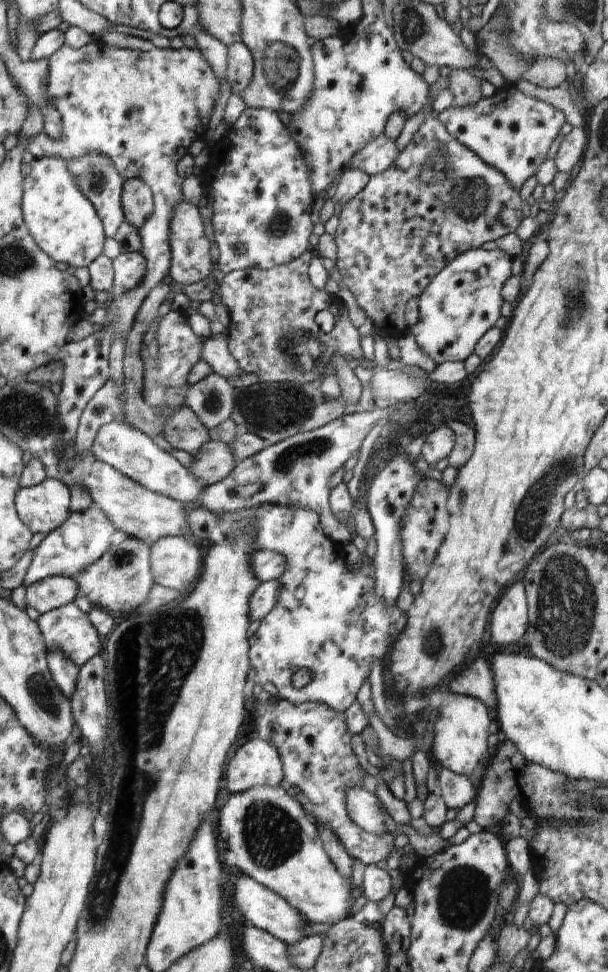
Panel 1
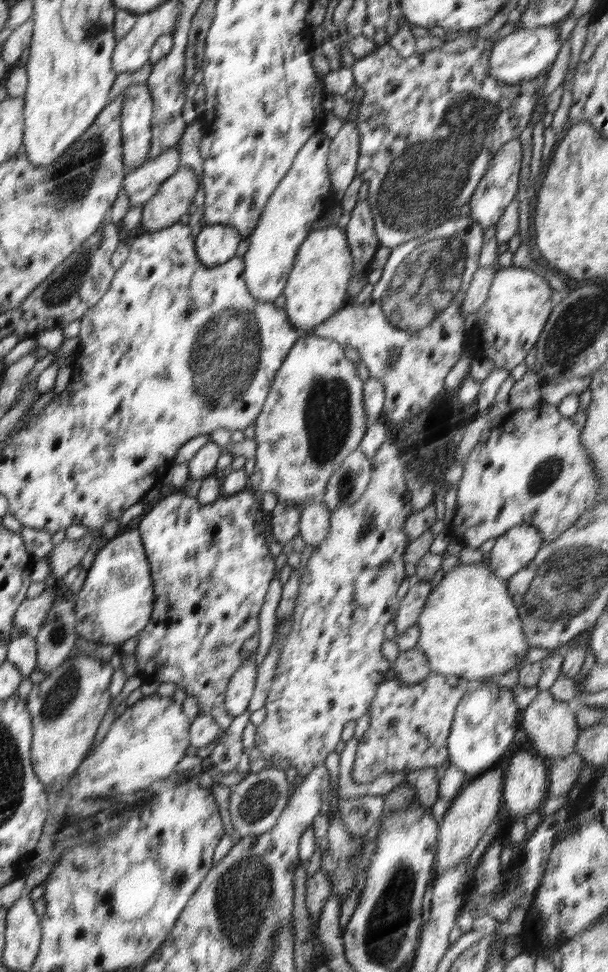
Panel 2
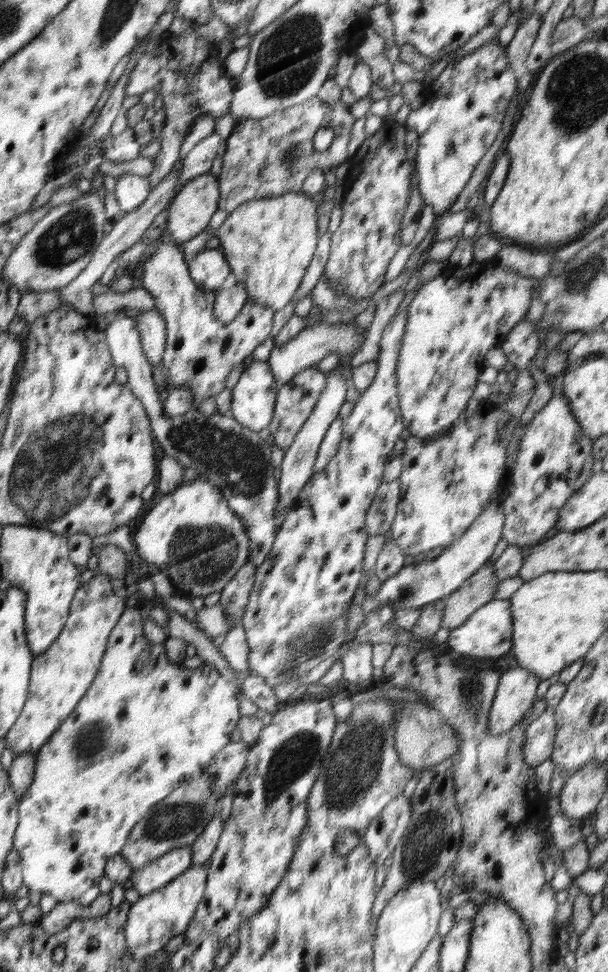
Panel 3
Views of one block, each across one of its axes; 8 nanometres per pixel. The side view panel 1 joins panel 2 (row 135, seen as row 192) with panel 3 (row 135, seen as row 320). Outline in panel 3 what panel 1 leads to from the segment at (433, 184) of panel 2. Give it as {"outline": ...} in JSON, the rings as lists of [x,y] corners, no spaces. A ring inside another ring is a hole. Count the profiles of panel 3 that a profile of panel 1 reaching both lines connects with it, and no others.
{"outline":[[[389,120],[376,134],[364,140],[351,160],[353,165],[360,167],[360,174],[354,178],[351,185],[346,187],[341,223],[332,236],[329,260],[324,274],[333,289],[340,285],[345,288],[345,294],[358,300],[375,294],[380,286],[385,284],[384,277],[388,264],[401,246],[399,230],[409,192],[414,188],[410,185],[410,178],[412,174],[416,174],[416,162],[410,163],[405,150],[406,132],[404,125]]]}

